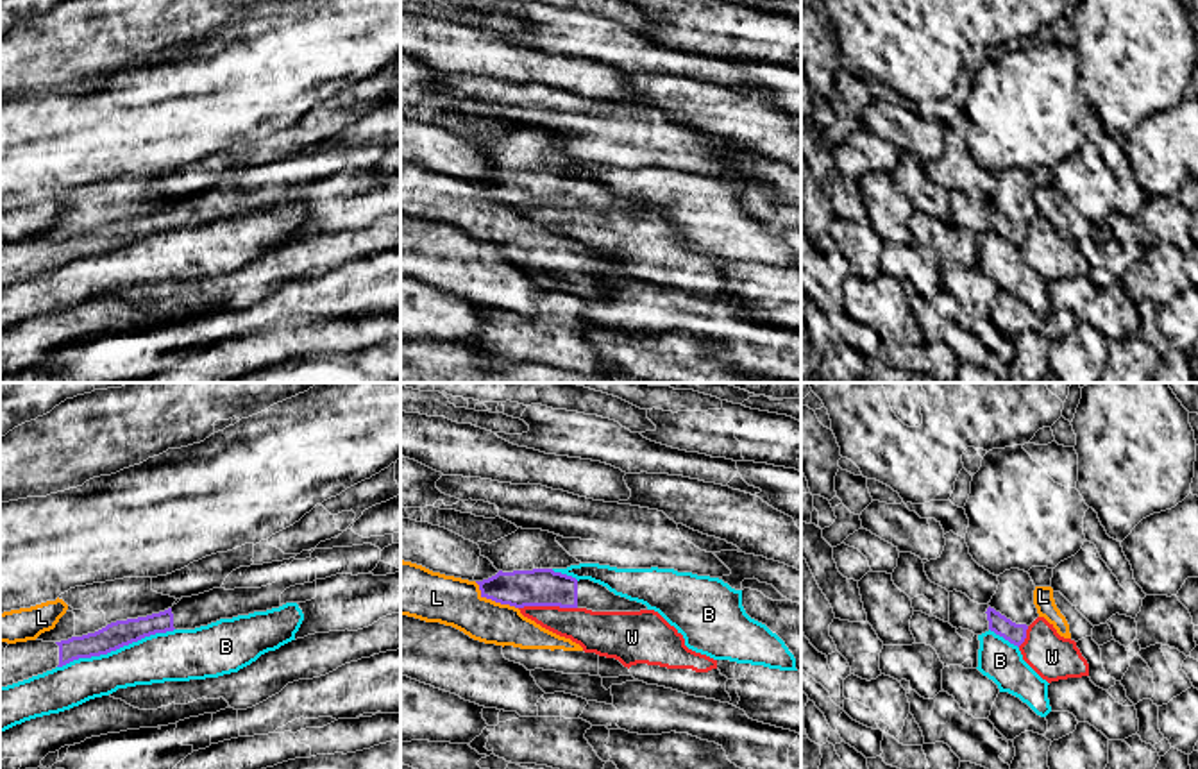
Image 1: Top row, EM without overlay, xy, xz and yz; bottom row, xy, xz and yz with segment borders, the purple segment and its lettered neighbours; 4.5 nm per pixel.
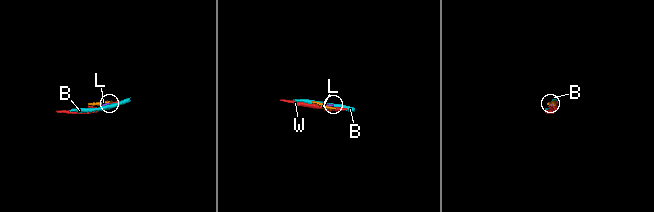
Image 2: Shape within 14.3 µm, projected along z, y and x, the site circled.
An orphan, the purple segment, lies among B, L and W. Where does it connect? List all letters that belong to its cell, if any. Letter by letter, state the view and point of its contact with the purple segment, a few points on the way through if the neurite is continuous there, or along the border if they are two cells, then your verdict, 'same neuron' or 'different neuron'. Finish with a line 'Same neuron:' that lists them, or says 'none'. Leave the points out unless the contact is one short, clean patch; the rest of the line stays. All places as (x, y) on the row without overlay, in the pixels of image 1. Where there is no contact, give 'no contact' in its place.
B: meets purple in xy at (115, 249); different neuron
L: meets purple in xz at (494, 199); border along xz (474, 181), (483, 195), (517, 208); different neuron
W: meets purple in xz at (548, 204); different neuron
Same neuron: none

